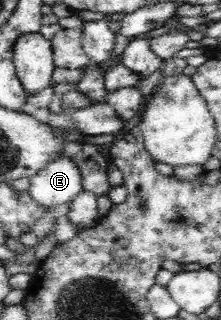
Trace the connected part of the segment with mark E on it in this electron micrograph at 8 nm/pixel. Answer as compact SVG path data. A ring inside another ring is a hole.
M61 151L29 177L28 193L40 207L54 210L61 204L73 203L74 198L83 192L81 180L79 167Z

